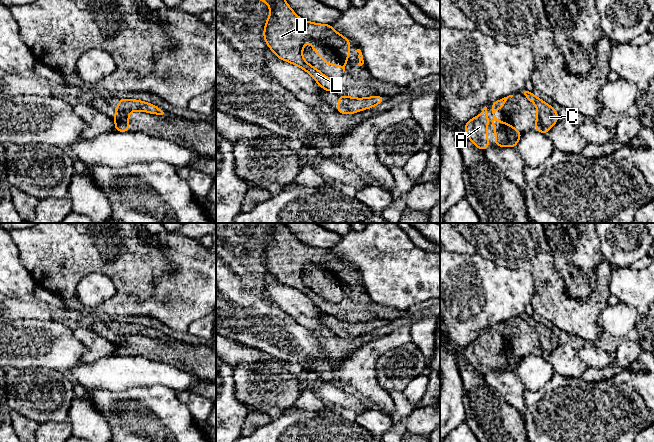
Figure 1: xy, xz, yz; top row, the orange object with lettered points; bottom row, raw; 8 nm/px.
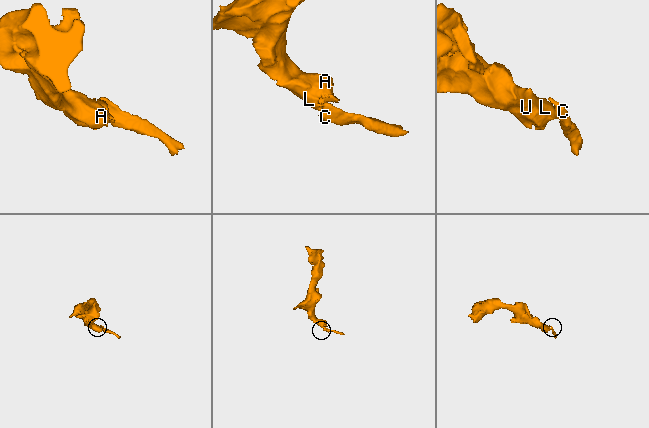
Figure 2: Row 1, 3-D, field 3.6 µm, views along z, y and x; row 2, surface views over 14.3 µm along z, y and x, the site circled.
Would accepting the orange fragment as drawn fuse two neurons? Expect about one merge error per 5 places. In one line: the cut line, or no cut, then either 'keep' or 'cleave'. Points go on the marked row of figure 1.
yz (538, 110), (542, 131) | cleave

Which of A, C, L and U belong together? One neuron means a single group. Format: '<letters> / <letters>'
A L U / C

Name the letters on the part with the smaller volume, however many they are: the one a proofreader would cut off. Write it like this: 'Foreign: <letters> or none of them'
Foreign: C

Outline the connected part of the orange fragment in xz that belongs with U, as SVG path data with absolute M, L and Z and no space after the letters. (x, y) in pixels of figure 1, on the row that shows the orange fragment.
M264 0L271 10L263 30L266 45L277 58L290 62L309 73L324 90L338 94L337 81L306 62L302 56L304 44L311 42L311 48L329 66L340 66L345 71L346 57L358 52L359 66L364 64L360 49L347 51L346 46L354 44L337 33L331 24L308 22L297 16L285 0Z

